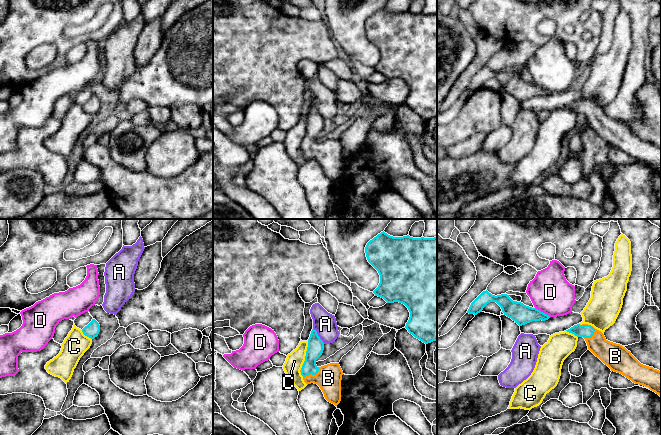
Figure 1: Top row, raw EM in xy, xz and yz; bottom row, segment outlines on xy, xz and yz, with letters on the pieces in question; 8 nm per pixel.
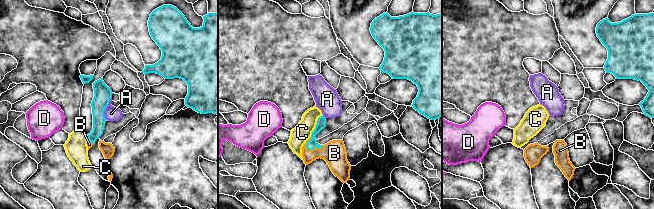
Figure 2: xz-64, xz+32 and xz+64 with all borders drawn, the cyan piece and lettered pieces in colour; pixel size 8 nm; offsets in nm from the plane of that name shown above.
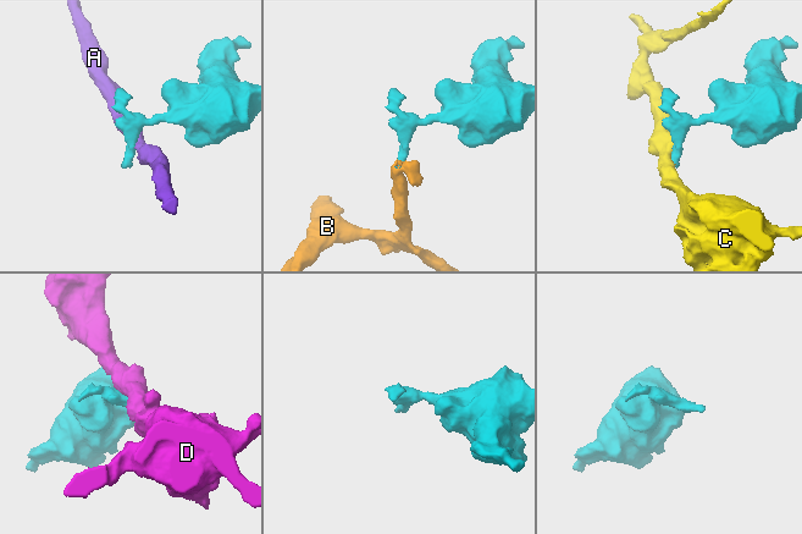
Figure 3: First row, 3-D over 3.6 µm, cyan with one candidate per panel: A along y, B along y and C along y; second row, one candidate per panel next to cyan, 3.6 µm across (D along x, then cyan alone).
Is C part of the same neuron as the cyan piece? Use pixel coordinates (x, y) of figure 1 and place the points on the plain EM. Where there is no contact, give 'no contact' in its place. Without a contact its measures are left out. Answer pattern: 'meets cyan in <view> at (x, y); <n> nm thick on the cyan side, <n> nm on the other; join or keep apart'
meets cyan in xz at (306, 128); 130 nm thick on the cyan side, 140 nm on the other; keep apart

